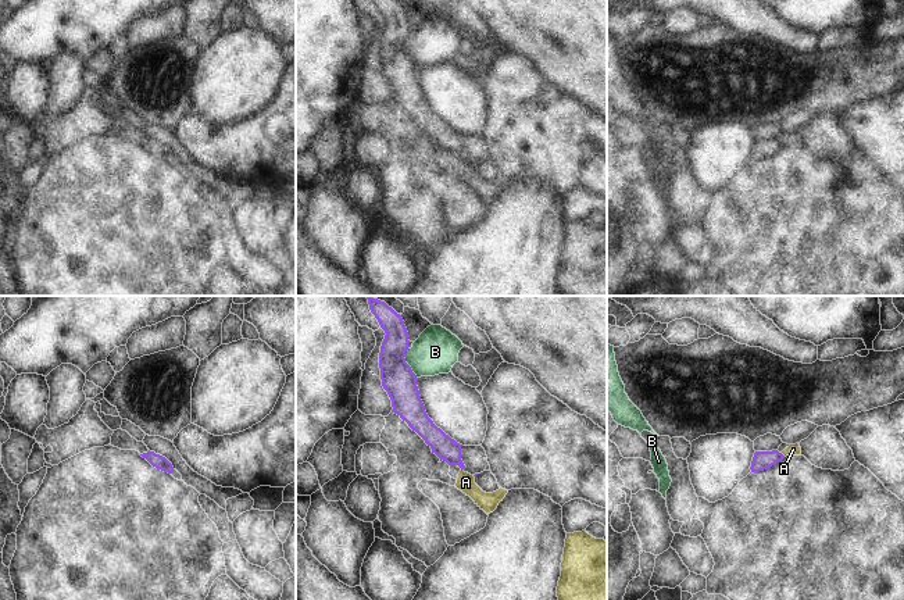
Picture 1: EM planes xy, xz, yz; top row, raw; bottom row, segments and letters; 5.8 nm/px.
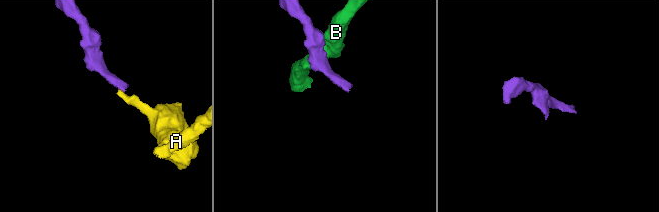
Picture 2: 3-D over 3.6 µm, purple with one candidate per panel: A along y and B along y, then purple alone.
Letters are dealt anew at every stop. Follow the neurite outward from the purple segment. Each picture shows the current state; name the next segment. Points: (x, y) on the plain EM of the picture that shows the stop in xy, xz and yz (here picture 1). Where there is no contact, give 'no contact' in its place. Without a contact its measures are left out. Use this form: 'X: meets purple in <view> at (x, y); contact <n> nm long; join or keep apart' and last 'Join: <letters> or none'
A: meets purple in xz at (463, 157); contact 30 nm long; keep apart
B: meets purple in xz at (406, 52); contact 180 nm long; keep apart
Join: none

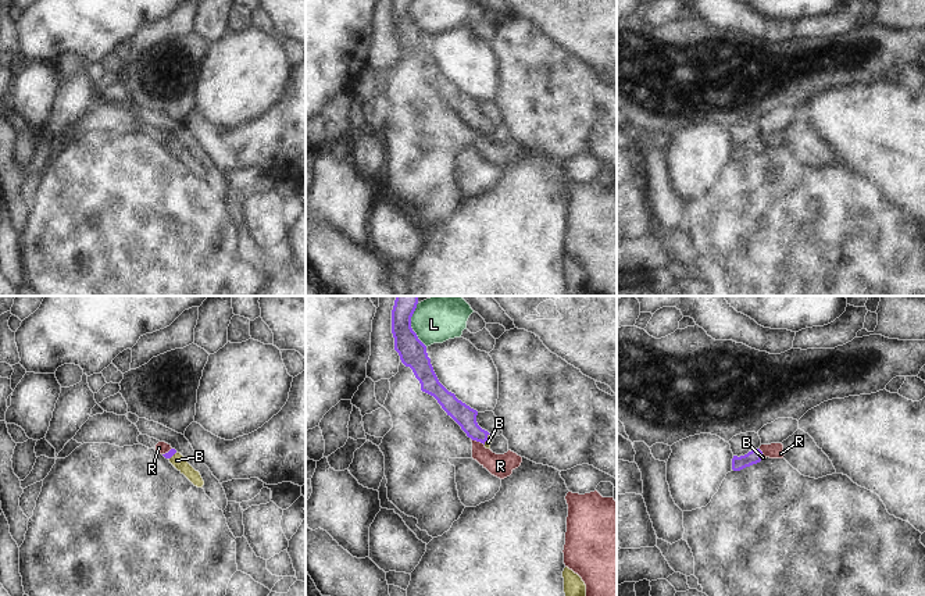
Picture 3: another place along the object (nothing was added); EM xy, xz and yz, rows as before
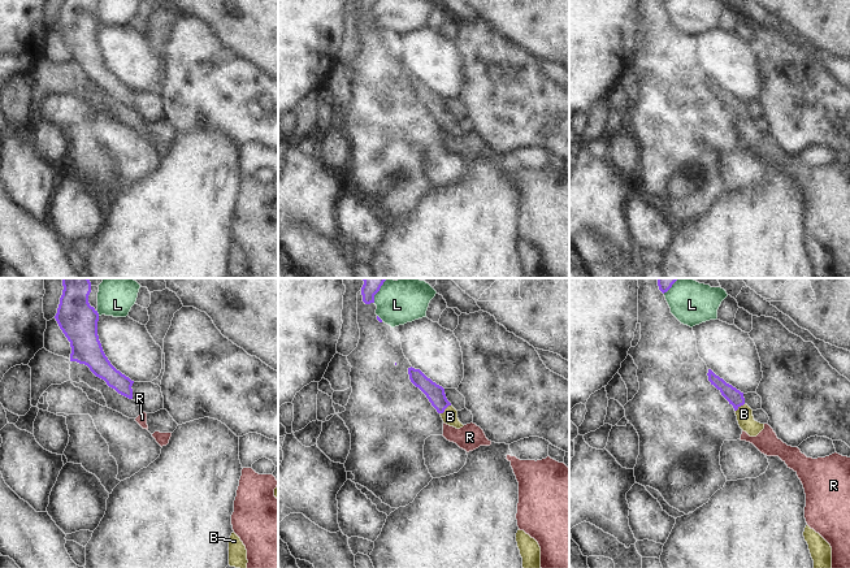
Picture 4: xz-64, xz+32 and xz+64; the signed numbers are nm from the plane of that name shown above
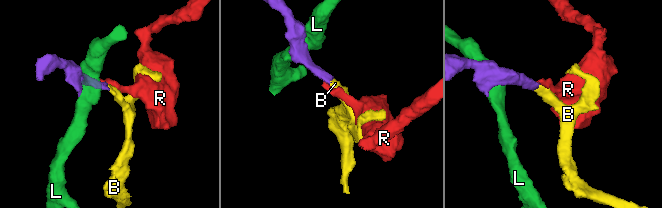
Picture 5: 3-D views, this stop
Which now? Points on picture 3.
B: meets purple in xz at (486, 128); contact 70 nm long; join
L: meets purple in xz at (411, 18); contact 220 nm long; keep apart
R: meets purple in xz at (478, 129); contact 90 nm long; keep apart
Join: B

